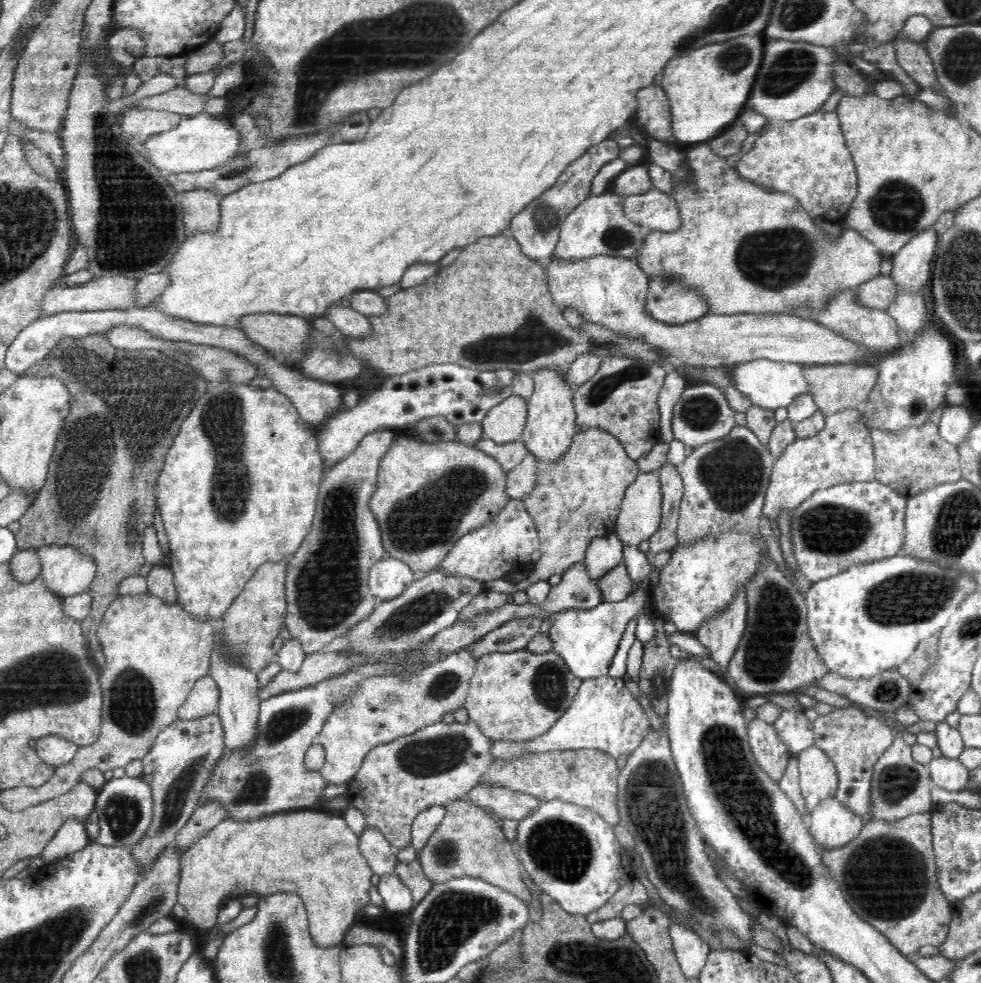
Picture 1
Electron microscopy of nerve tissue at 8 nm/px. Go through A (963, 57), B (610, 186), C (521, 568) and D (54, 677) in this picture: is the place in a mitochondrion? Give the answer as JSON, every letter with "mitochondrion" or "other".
{"A":"mitochondrion","B":"other","C":"other","D":"mitochondrion"}

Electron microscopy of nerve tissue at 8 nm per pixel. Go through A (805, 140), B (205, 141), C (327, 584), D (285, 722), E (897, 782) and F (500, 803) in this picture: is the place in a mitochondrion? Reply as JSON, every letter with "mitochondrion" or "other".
{"A":"other","B":"other","C":"mitochondrion","D":"mitochondrion","E":"mitochondrion","F":"other"}

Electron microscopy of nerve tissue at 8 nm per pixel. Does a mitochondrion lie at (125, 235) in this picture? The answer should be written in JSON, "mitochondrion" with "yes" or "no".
{"mitochondrion":"yes"}

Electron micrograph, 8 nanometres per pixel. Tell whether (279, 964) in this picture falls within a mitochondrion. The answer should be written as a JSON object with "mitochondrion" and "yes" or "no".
{"mitochondrion":"yes"}

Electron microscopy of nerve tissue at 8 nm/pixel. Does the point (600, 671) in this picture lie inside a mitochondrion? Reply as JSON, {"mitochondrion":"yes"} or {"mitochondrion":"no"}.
{"mitochondrion":"no"}

